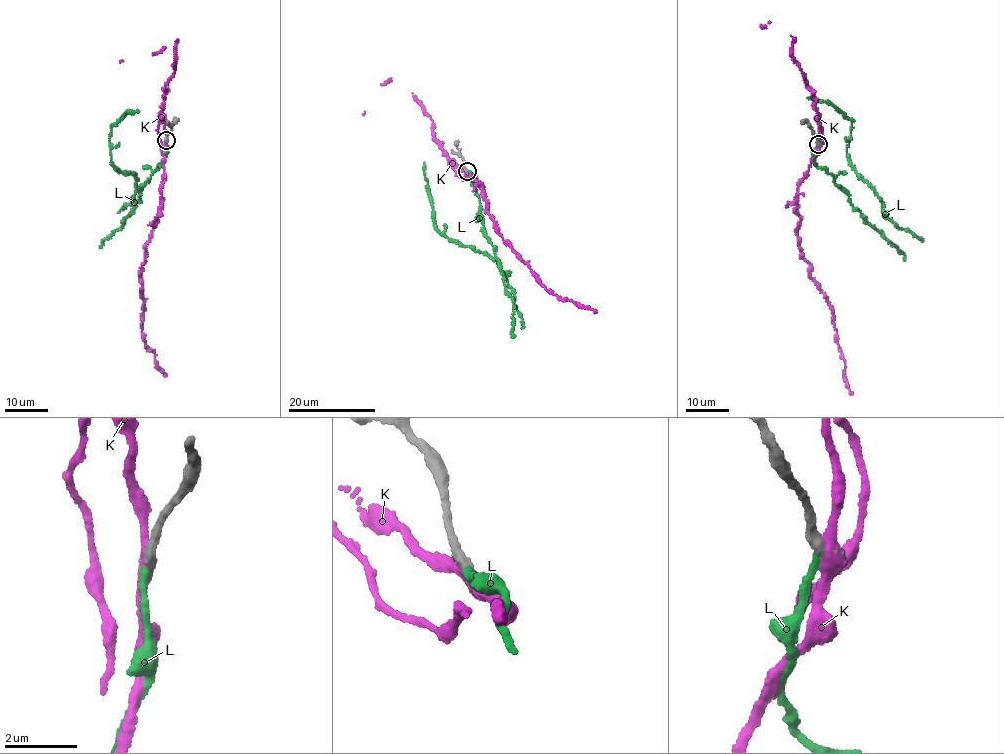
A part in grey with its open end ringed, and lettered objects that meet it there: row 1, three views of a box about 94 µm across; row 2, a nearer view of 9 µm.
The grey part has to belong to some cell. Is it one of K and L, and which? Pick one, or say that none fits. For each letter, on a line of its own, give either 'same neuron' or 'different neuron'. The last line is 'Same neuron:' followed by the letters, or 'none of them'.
K: different neuron
L: same neuron
Same neuron: L

